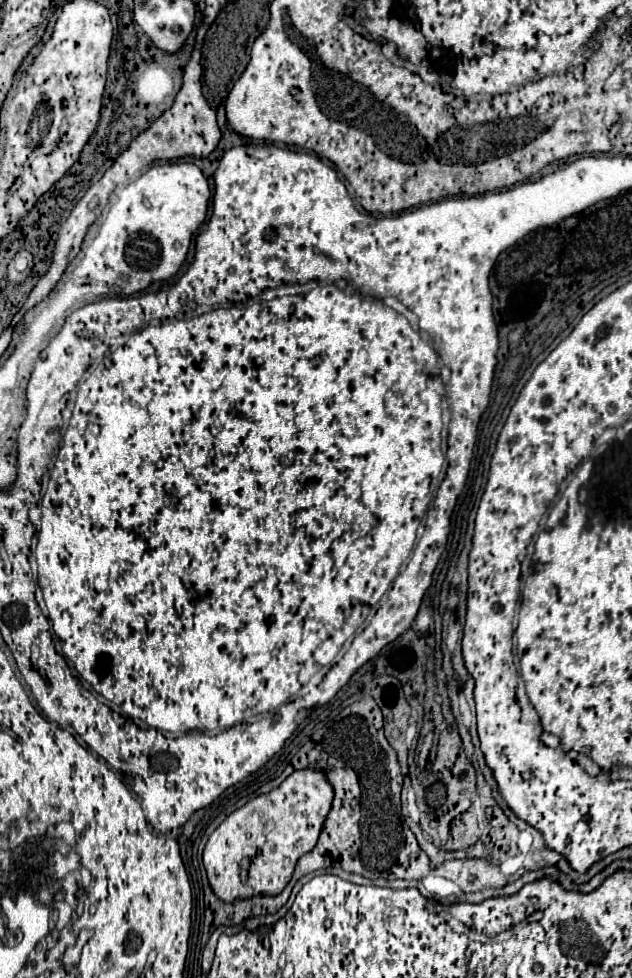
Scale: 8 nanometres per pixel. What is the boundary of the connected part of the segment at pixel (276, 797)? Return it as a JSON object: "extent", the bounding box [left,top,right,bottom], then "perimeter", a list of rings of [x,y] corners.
{"extent":[202,770,334,902],"perimeter":[[[294,770],[278,788],[234,810],[208,838],[202,854],[208,882],[224,902],[278,896],[292,878],[298,860],[312,852],[332,808],[334,786],[324,770]]]}

